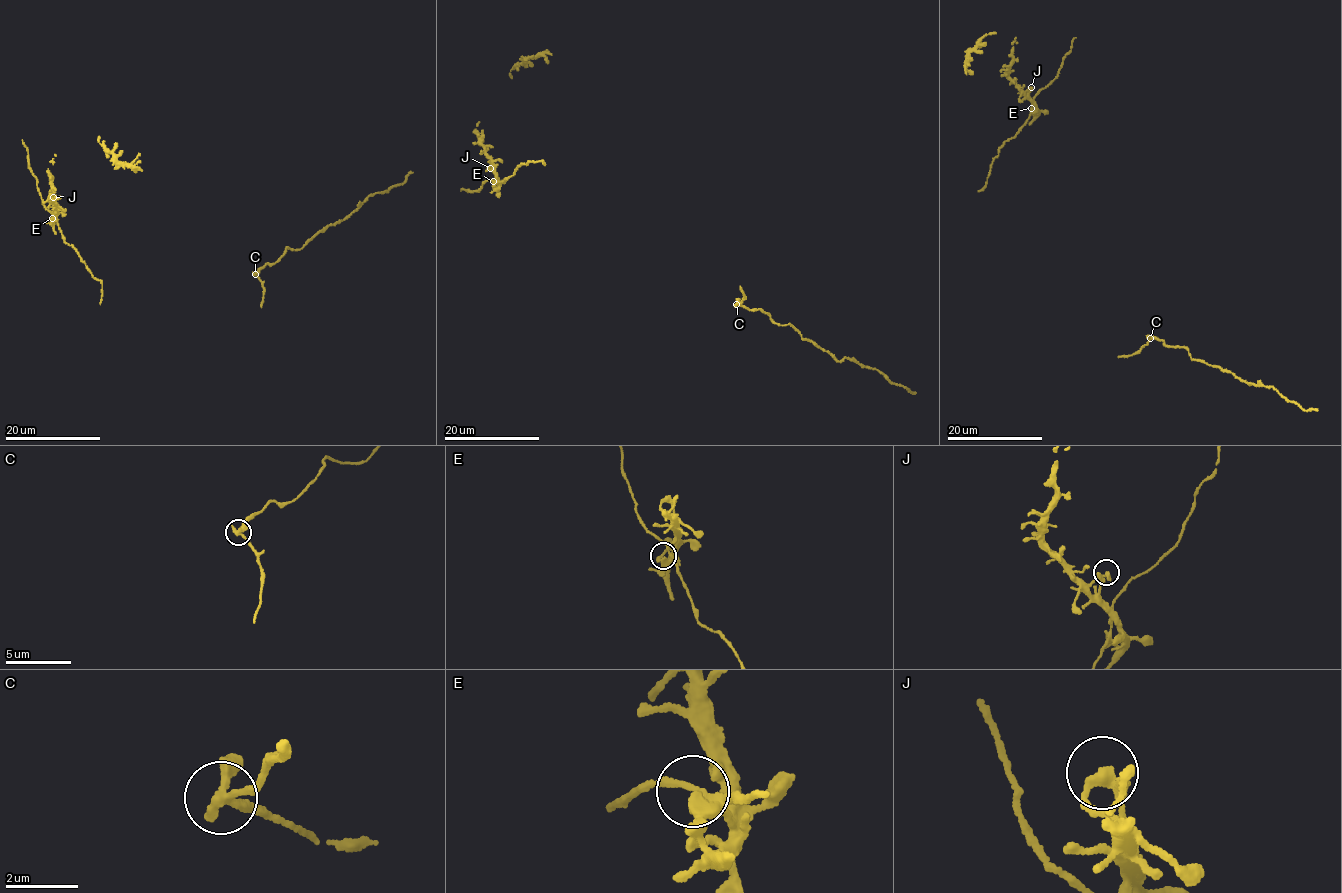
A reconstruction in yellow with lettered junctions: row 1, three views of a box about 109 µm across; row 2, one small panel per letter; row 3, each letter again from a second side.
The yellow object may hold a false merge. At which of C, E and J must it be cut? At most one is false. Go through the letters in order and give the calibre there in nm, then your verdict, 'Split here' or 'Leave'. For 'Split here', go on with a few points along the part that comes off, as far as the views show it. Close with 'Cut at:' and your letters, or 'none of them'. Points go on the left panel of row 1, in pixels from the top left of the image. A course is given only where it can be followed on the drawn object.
C: Thickness 240 nm. Split here. Course of the part to remove: (255, 274), (264, 292), (261, 307)
E: Thickness 240 nm. Leave
J: Thickness 320 nm. Leave
Cut at: C

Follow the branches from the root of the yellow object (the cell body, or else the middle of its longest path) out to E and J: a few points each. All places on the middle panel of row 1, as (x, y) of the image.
E: (545, 165), (543, 160), (524, 163), (517, 167), (509, 178), (493, 181)
J: (545, 165), (541, 160), (522, 164), (511, 176), (498, 184), (493, 167), (490, 168)

